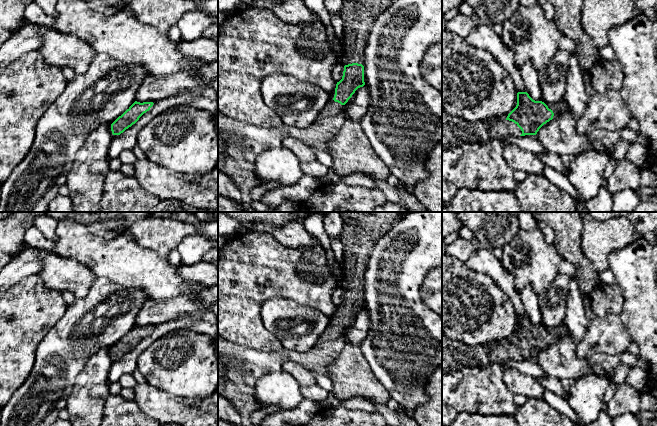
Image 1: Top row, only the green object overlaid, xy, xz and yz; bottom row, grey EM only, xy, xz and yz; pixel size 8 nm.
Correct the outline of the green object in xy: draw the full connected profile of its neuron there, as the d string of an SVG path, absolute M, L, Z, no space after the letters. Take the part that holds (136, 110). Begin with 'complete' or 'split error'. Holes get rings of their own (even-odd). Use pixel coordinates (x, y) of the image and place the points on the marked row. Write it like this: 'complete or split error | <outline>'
complete | M135 101L121 116L119 116L112 124L111 131L113 135L120 135L126 129L135 124L139 118L150 110L153 102L137 102Z

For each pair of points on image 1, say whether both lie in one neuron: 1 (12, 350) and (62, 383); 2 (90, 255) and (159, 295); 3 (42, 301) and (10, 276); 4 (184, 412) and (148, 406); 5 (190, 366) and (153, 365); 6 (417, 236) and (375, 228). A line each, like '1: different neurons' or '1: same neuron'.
1: different neurons
2: same neuron
3: different neurons
4: same neuron
5: same neuron
6: different neurons

